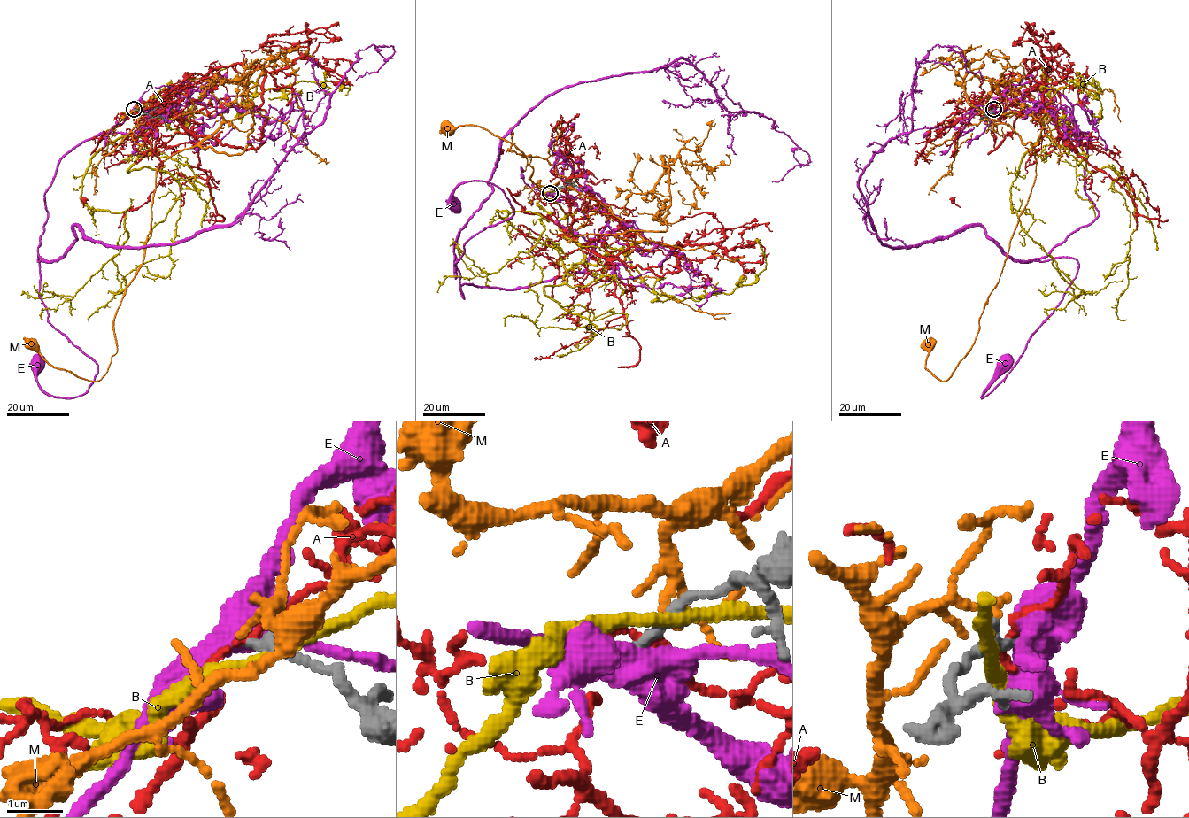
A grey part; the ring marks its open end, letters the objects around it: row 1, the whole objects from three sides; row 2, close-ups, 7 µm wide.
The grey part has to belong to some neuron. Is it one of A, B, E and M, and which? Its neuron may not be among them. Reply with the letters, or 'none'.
none

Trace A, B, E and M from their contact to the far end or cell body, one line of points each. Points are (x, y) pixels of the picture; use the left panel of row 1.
A: (134, 109), (192, 73), (204, 75), (234, 64), (271, 72), (310, 58), (348, 83), (330, 75)
B: (135, 110), (190, 121), (90, 160), (121, 249), (73, 297), (34, 285)
E: (133, 109), (192, 84), (143, 130), (60, 160), (40, 299), (97, 374), (53, 397), (37, 364)
M: (136, 108), (226, 121), (157, 171), (105, 374), (81, 379), (30, 345)

